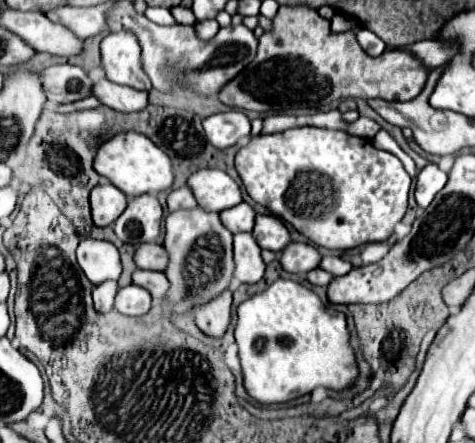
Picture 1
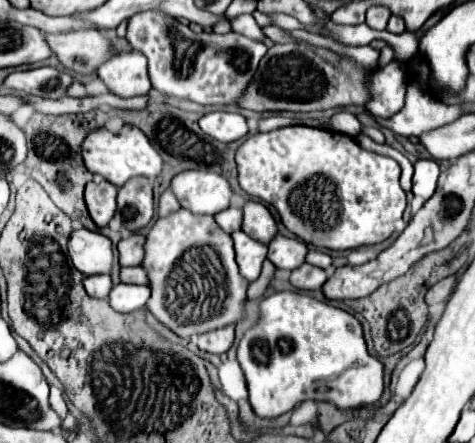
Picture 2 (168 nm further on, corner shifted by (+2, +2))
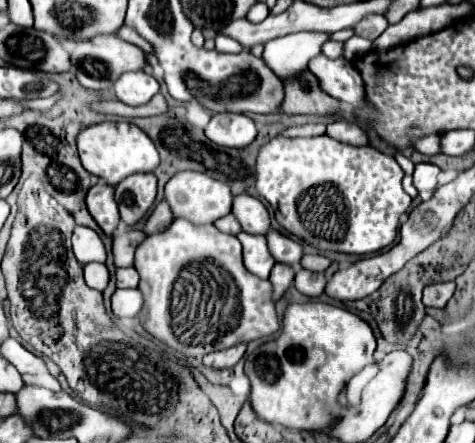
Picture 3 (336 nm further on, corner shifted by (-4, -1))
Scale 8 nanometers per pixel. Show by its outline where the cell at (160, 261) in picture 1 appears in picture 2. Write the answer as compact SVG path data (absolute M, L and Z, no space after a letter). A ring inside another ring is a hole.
M130 235L128 239L122 239L118 243L118 253L120 253L120 265L142 265L144 259L144 235Z

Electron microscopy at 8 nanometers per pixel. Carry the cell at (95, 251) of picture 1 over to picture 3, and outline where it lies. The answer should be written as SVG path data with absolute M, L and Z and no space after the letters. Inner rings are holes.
M76 226L72 234L72 248L80 264L106 262L106 248L92 228Z

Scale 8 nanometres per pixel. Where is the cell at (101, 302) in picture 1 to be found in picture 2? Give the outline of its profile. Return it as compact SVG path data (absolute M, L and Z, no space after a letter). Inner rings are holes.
M110 275L86 277L86 279L84 279L84 287L86 287L86 293L88 293L90 297L108 299L108 293L110 293L110 289L112 289L112 279L110 279Z

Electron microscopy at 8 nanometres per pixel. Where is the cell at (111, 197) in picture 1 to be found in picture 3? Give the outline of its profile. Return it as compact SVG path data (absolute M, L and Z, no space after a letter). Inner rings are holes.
M96 184L86 194L86 206L104 234L112 234L120 222L118 204L114 200L114 188L108 184Z

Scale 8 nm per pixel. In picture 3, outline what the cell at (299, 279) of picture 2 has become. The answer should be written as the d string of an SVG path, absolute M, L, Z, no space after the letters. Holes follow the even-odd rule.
M300 268L300 270L296 272L294 286L298 288L298 292L316 298L316 296L320 296L320 294L324 292L324 288L326 288L326 278L324 278L324 274L320 274L320 272L316 274L316 272L308 272L308 270Z

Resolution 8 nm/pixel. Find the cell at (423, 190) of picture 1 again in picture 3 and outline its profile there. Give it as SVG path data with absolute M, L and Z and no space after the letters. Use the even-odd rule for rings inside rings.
M416 164L416 170L414 170L414 186L418 190L434 190L438 184L436 184L436 176L438 176L440 168L434 166L434 164Z

